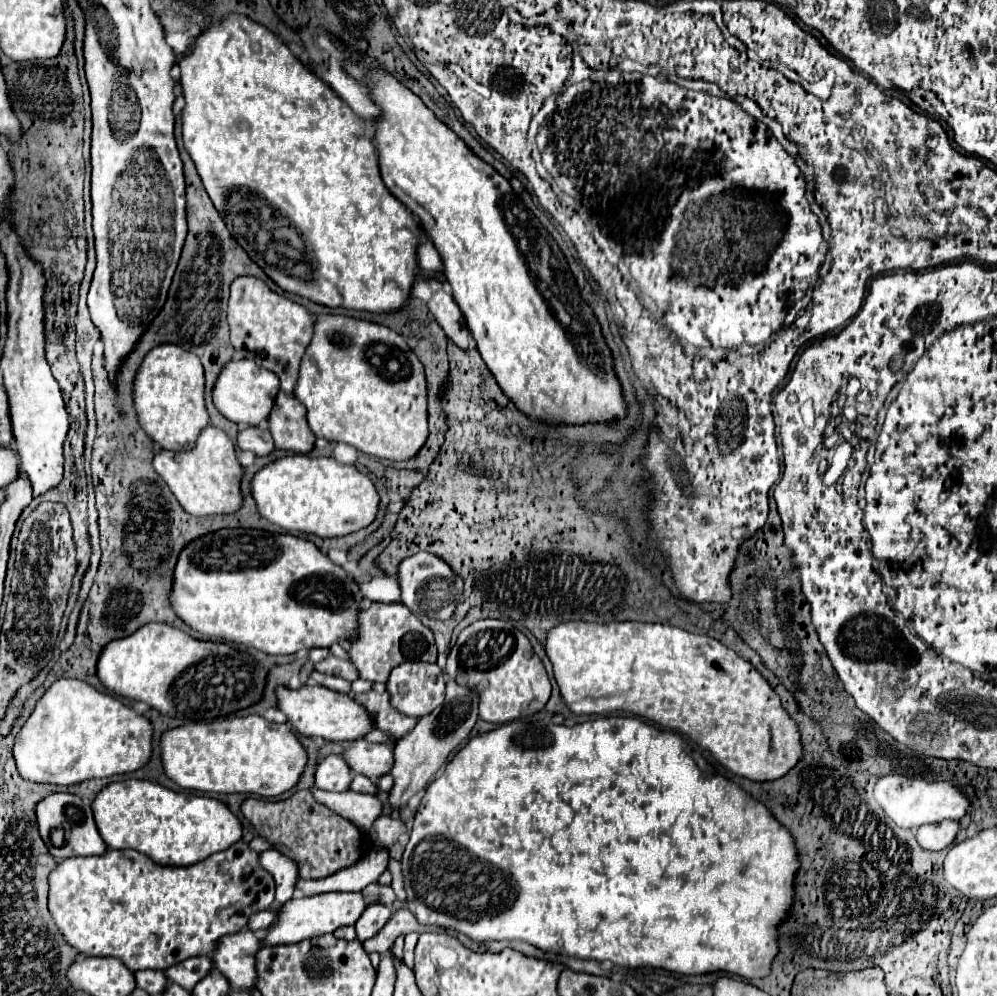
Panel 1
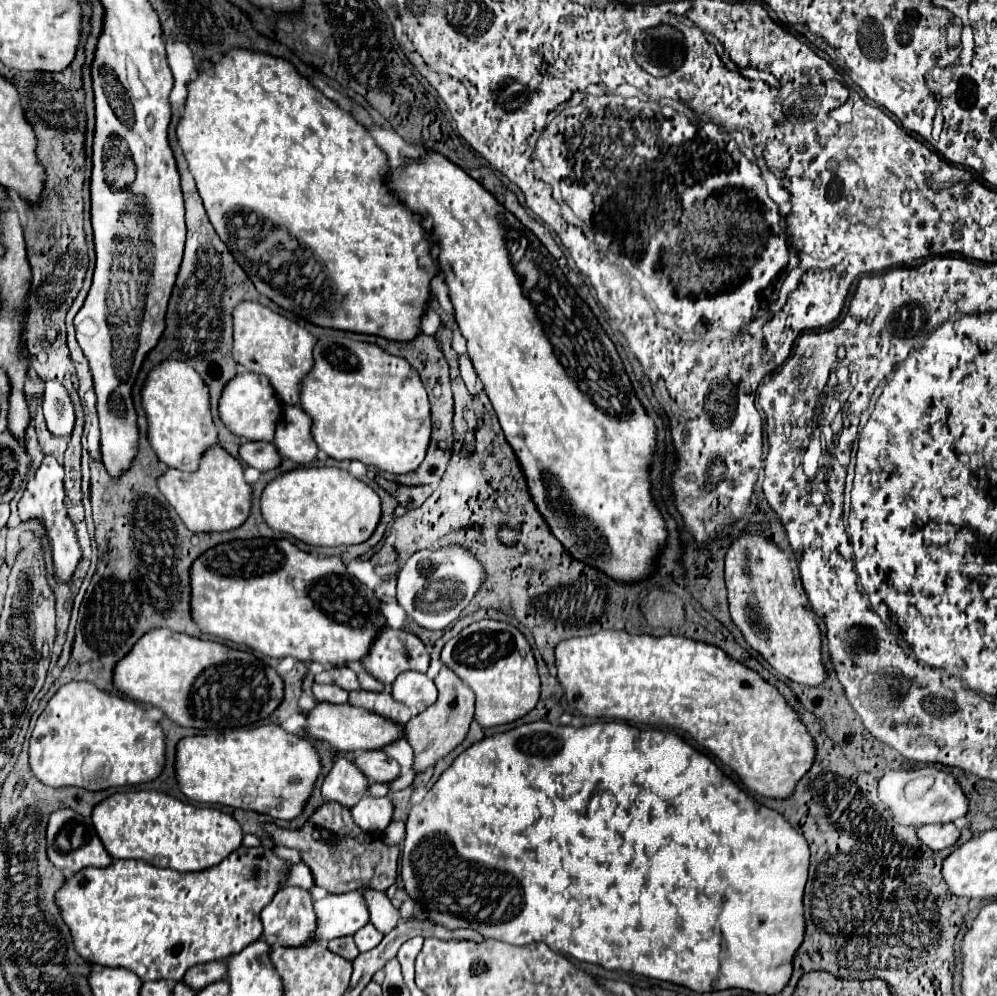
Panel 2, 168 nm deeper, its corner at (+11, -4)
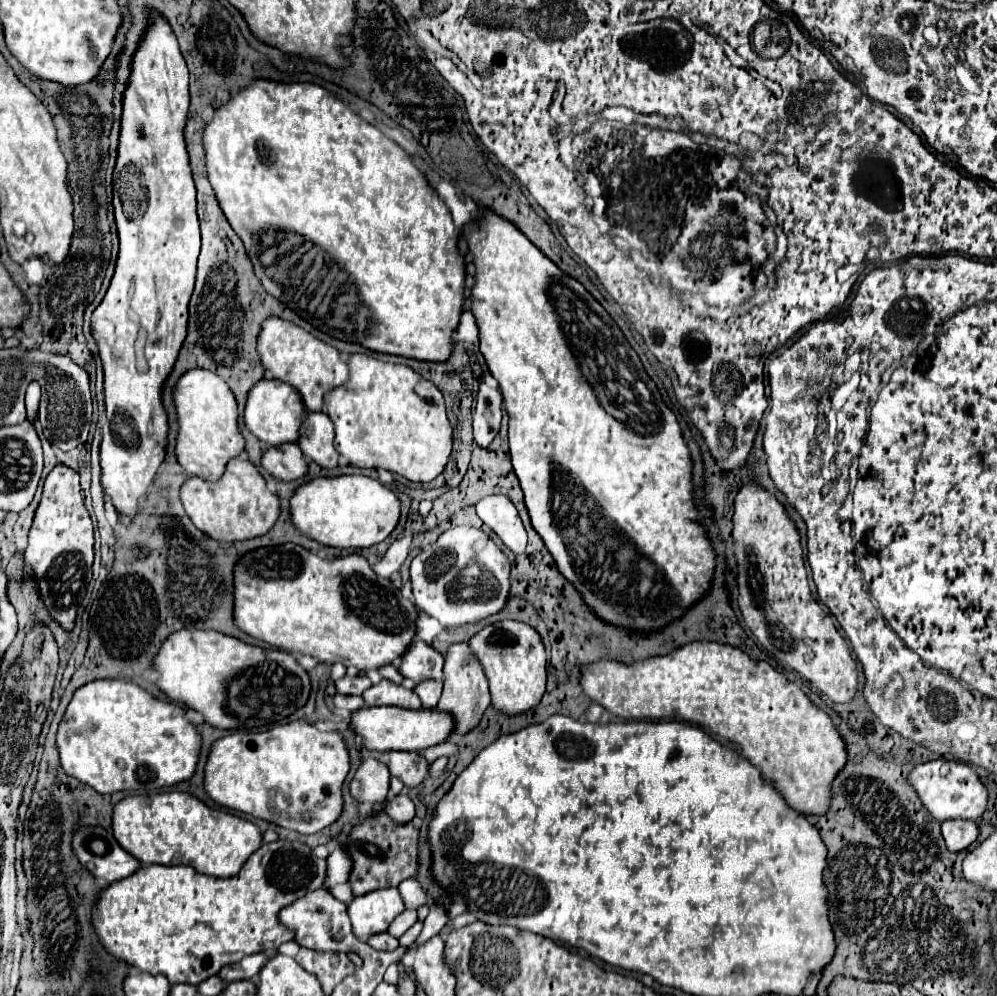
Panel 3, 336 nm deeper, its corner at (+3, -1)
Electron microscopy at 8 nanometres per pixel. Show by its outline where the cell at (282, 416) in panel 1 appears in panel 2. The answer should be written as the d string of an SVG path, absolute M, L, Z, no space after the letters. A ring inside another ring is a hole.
M285 405L283 419L277 425L275 441L273 441L279 453L299 465L307 465L315 461L319 447L317 443L313 443L311 425L313 425L313 419L309 419L309 415L301 411L301 407Z

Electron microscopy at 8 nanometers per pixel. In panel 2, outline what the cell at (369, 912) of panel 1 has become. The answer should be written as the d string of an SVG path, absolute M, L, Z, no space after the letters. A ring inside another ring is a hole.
M367 923L363 929L359 929L355 935L355 945L359 947L359 951L371 951L373 947L377 947L383 939L383 935L373 927L373 923Z

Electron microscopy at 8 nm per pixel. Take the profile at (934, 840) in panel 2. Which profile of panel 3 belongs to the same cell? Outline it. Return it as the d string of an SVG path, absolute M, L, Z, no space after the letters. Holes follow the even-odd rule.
M945 820L941 824L941 832L949 850L959 852L965 850L979 836L979 828L969 820Z

